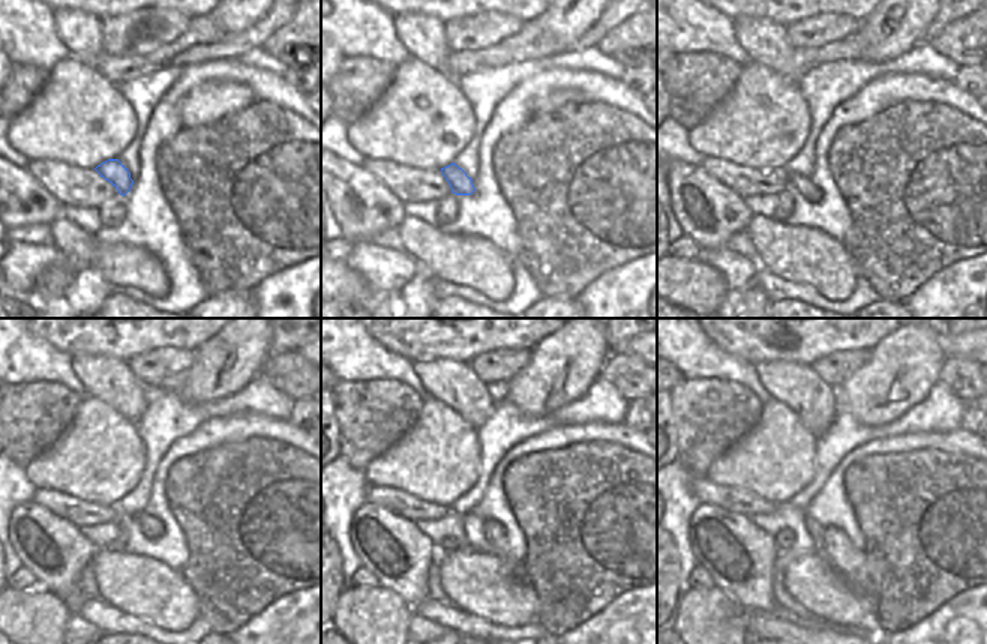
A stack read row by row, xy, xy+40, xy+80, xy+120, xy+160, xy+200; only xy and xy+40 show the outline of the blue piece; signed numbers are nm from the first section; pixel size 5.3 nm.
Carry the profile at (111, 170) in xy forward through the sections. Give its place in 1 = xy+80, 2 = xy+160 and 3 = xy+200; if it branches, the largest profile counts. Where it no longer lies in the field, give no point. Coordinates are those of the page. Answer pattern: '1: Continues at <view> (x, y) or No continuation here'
1: Continues at xy+80 (803, 185)
2: Continues at xy+160 (495, 535)
3: Continues at xy+200 (863, 572).

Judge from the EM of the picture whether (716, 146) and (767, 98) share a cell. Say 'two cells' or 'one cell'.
one cell

